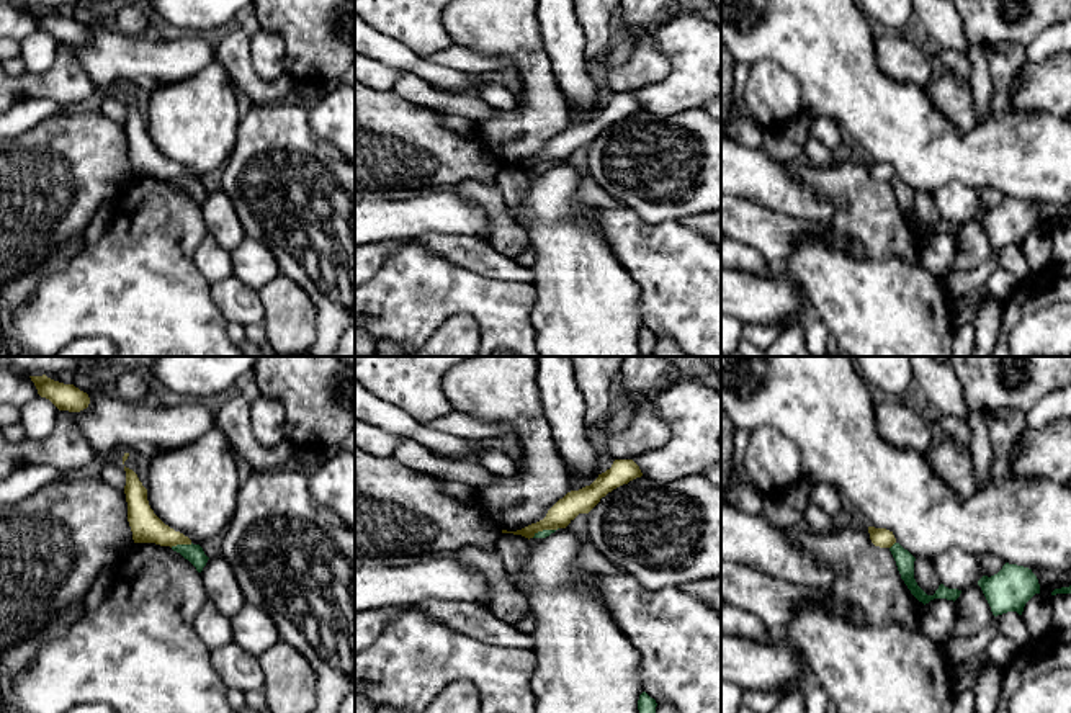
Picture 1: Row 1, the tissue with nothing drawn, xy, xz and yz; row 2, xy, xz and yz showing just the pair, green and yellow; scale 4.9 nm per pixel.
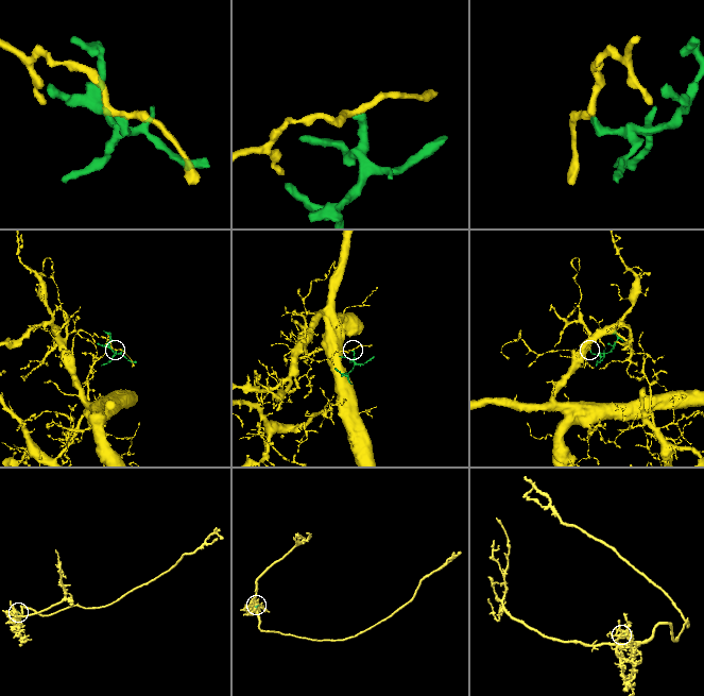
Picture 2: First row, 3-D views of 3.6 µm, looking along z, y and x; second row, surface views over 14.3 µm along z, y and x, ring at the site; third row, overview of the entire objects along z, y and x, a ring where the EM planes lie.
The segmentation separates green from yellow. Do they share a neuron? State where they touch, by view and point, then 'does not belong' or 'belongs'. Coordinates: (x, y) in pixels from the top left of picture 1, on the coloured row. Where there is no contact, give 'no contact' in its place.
xy (180, 545) | does not belong

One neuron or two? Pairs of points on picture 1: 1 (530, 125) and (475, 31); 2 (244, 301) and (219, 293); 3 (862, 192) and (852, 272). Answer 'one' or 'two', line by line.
1: one
2: one
3: one

